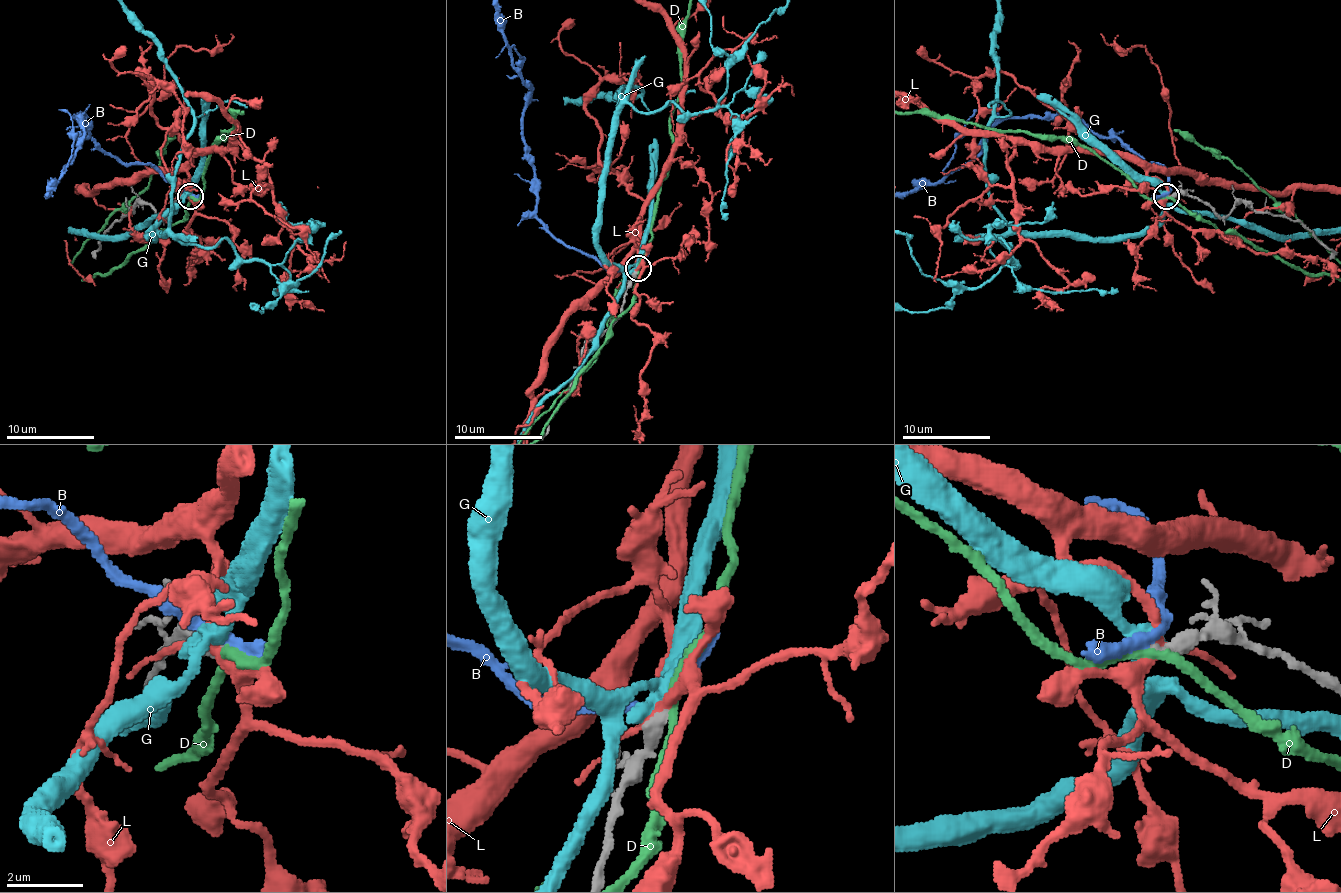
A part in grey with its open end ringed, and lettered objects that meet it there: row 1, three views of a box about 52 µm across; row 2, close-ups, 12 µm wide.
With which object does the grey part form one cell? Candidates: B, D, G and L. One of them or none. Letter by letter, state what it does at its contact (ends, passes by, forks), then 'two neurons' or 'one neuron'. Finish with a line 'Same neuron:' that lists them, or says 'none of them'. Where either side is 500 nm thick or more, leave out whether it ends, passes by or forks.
B: it passes by; two neurons
D: it passes by; two neurons
G: it passes by; two neurons
L: it forks there; two neurons
Same neuron: none of them

